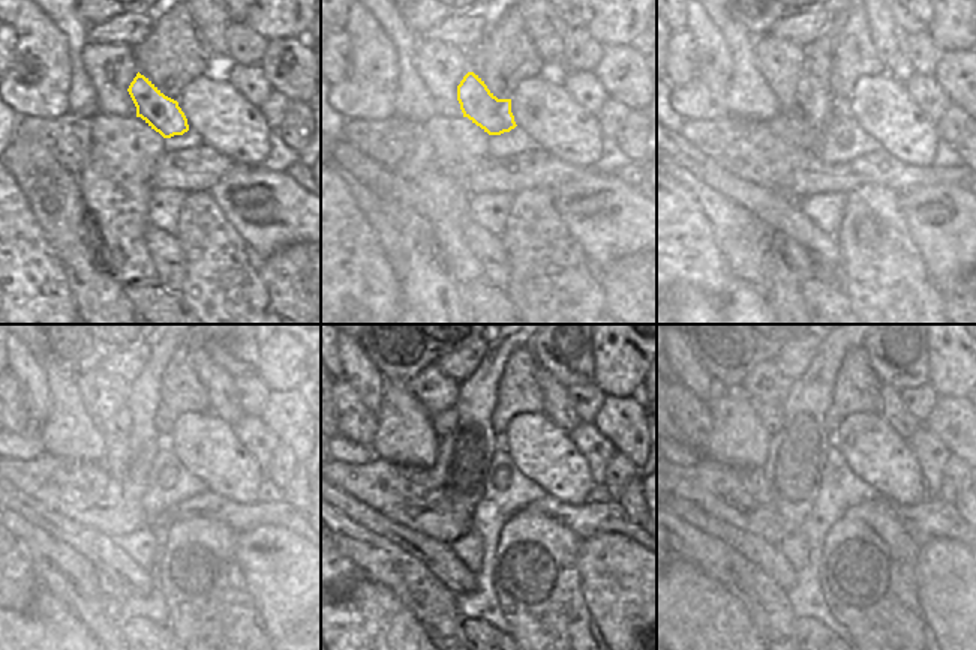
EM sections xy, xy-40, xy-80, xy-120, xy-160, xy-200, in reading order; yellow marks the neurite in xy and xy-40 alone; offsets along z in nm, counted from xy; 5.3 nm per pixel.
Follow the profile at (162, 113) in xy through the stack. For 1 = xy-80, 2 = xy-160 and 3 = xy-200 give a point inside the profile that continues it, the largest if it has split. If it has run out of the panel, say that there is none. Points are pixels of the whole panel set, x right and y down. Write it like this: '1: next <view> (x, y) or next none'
1: next xy-80 (804, 83)
2: next xy-160 (443, 422)
3: next xy-200 (769, 415)

